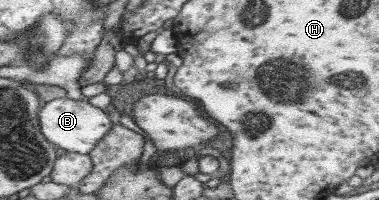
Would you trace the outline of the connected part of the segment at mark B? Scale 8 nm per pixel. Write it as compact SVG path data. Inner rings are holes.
M55 98L41 103L38 111L38 125L41 134L51 144L67 152L78 152L88 155L89 151L101 140L112 125L106 110L99 110L88 102L69 100L69 98Z

